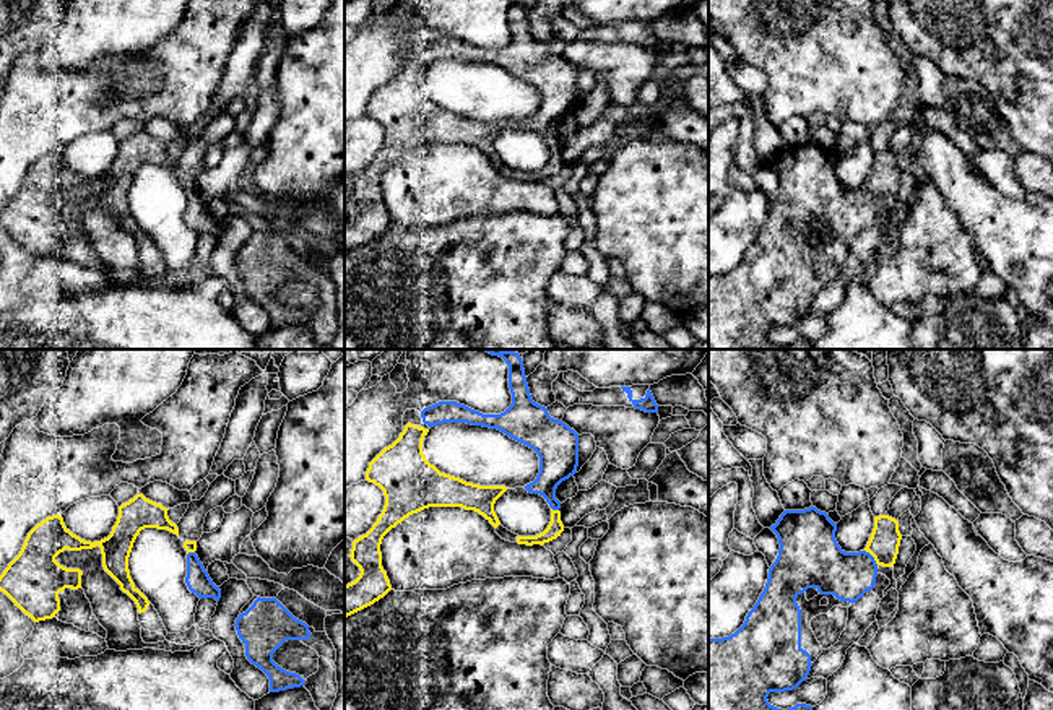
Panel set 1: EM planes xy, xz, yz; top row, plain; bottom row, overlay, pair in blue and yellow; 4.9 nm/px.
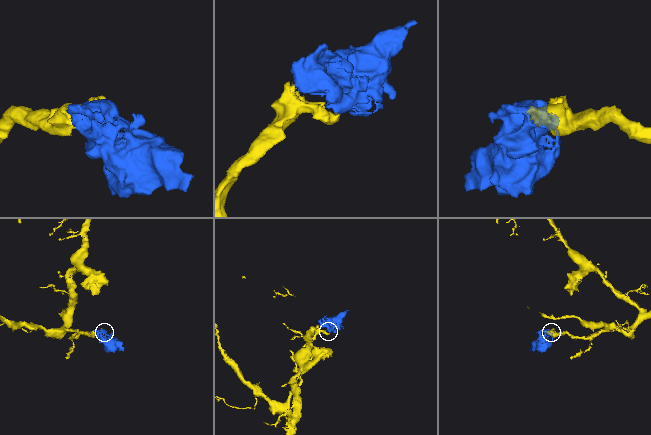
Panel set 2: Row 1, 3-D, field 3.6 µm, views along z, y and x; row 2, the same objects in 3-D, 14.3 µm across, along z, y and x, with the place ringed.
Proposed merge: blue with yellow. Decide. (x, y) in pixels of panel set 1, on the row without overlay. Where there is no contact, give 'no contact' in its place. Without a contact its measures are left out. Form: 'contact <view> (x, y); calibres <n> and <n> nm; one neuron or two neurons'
contact yz (873, 194); calibres 240 and 150 nm; one neuron

